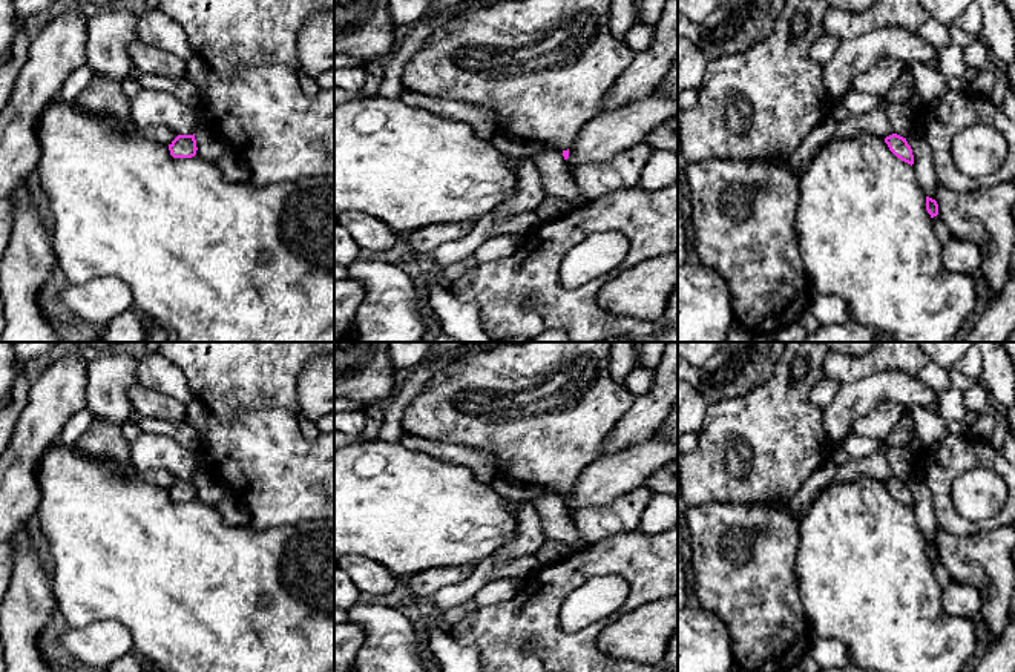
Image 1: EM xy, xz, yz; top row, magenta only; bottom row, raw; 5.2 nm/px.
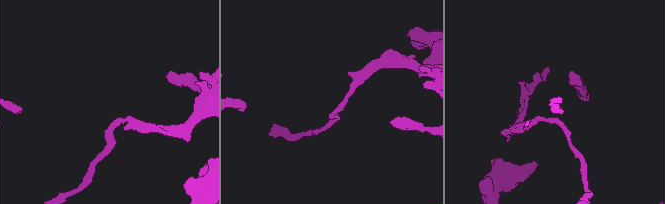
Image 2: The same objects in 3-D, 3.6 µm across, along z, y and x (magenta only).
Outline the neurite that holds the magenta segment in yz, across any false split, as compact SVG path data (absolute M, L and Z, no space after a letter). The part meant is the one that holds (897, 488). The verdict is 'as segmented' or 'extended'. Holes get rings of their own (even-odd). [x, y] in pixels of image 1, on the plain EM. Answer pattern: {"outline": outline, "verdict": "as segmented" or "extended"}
{"outline": "M892 477L889 480L885 482L885 486L888 488L889 494L900 502L902 505L908 506L908 508L914 508L914 499L912 499L912 492L908 488L906 482Z", "verdict": "as segmented"}

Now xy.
{"outline": "M178 479L170 488L169 488L170 499L173 502L192 502L196 499L196 483L193 479Z", "verdict": "as segmented"}

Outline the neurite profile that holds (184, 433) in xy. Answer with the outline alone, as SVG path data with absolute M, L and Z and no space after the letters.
M140 416L136 423L144 434L153 433L169 436L192 453L199 446L198 433L189 420L170 423L163 419Z

